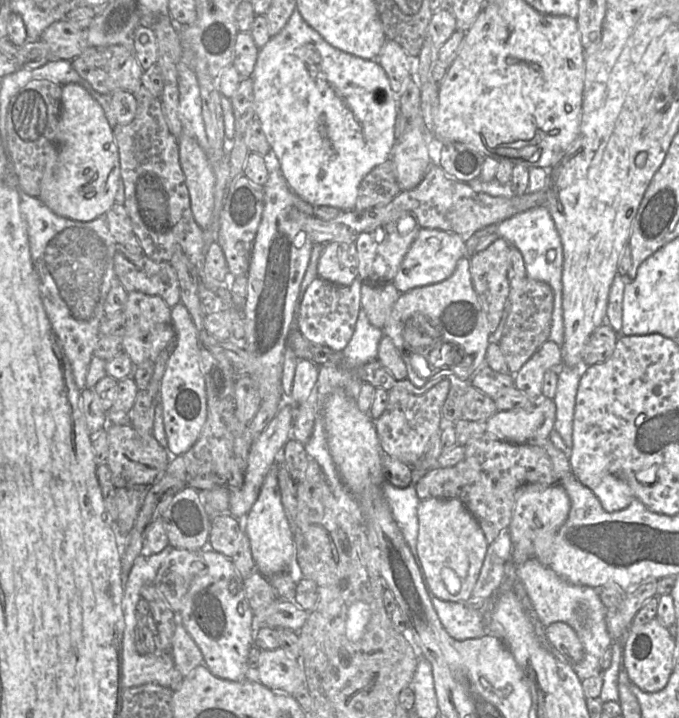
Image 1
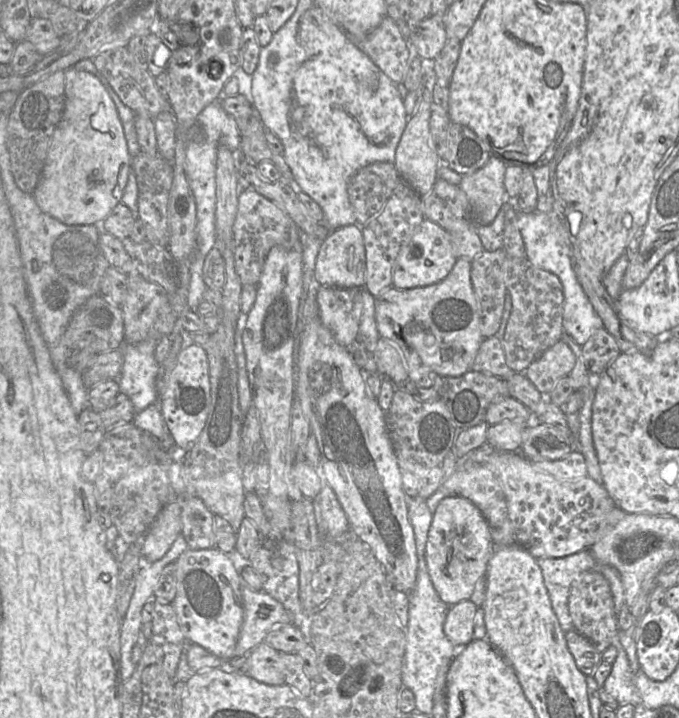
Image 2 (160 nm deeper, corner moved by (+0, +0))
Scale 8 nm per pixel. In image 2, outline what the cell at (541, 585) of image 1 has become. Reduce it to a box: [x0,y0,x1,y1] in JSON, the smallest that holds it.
[537,549,596,630]

